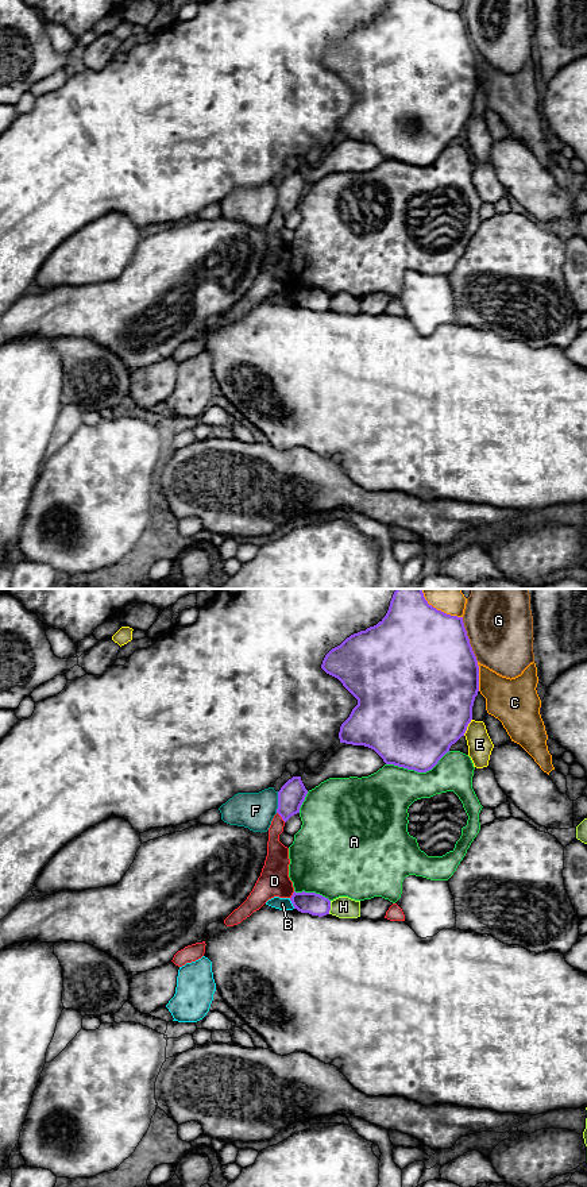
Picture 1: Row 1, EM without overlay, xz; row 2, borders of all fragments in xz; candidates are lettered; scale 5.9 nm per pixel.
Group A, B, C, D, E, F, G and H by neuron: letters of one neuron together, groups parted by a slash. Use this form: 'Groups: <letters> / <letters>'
Groups: A / B / C / D / E / F / G / H

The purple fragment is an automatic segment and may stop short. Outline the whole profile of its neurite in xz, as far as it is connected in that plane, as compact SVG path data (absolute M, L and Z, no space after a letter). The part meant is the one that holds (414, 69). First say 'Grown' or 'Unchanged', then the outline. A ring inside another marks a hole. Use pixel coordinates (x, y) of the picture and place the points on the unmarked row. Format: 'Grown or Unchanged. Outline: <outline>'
Unchanged. Outline: M390 0L376 20L351 30L332 43L321 63L337 73L358 95L340 122L340 138L368 142L386 159L417 167L432 165L451 140L464 131L472 115L472 101L479 86L479 61L463 12L447 9L432 0Z

